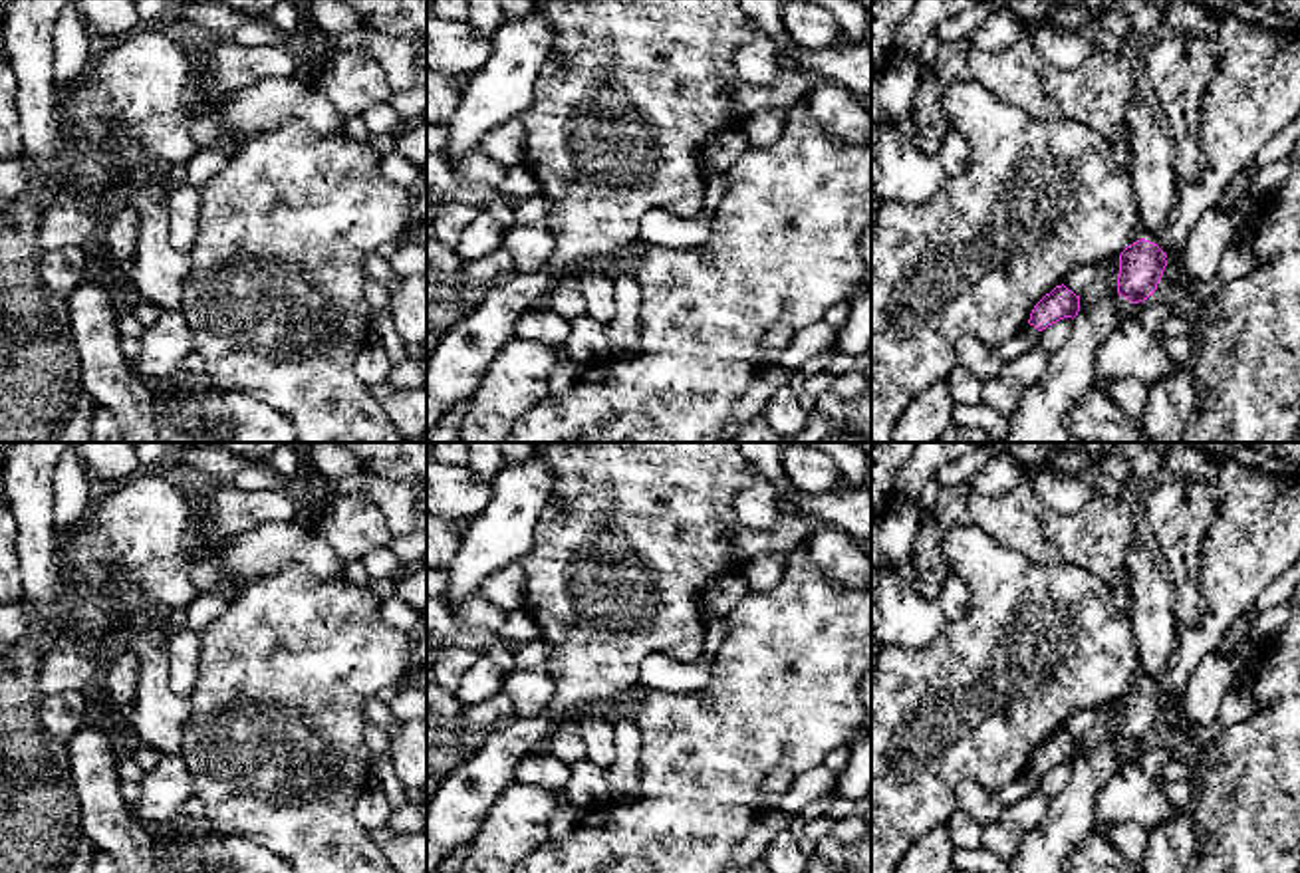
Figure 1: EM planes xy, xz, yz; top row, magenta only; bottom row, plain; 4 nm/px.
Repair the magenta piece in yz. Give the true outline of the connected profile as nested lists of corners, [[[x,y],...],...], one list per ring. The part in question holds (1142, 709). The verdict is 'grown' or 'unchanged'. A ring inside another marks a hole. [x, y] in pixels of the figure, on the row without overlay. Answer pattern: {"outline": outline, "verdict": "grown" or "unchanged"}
{"outline": [[[1229,458],[1217,464],[1211,482],[1219,490],[1217,518],[1201,546],[1201,601],[1193,625],[1177,629],[1177,647],[1153,686],[1141,683],[1119,698],[1117,738],[1131,748],[1153,740],[1165,710],[1185,692],[1201,661],[1217,649],[1227,629],[1278,579],[1300,556],[1300,482],[1272,478]]], "verdict": "grown"}

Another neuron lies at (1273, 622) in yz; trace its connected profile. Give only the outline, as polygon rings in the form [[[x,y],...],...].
[[[1280,605],[1254,619],[1248,643],[1256,649],[1266,647],[1288,623],[1290,607]]]

